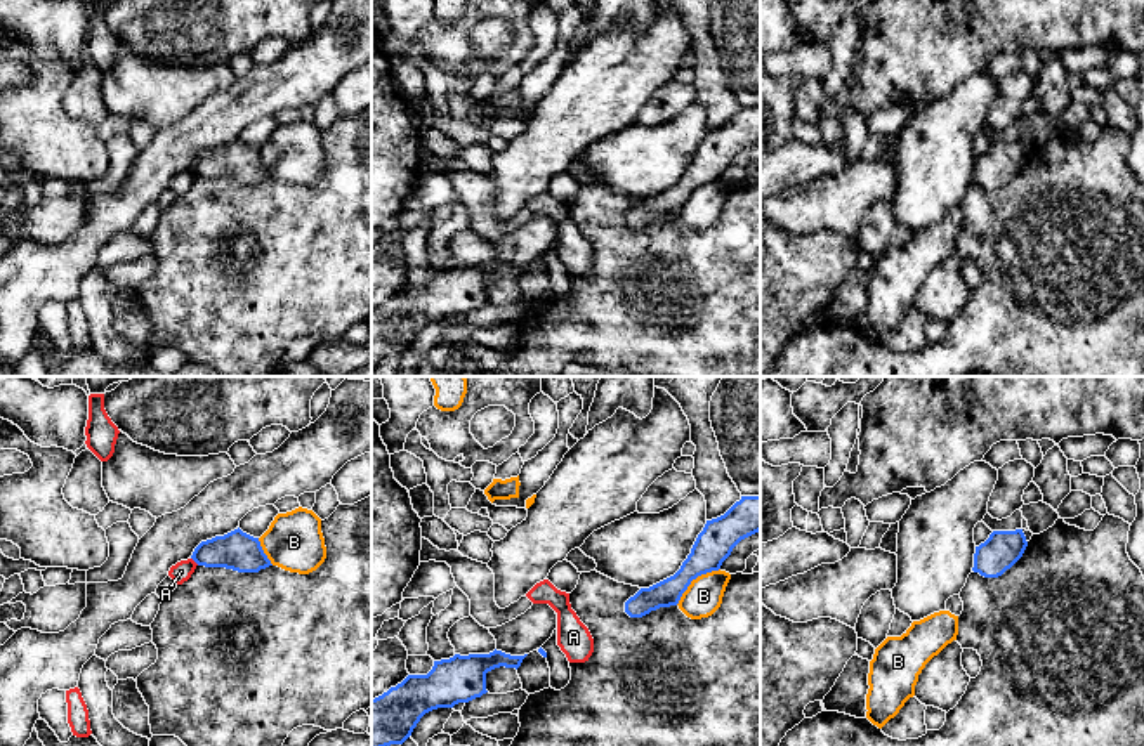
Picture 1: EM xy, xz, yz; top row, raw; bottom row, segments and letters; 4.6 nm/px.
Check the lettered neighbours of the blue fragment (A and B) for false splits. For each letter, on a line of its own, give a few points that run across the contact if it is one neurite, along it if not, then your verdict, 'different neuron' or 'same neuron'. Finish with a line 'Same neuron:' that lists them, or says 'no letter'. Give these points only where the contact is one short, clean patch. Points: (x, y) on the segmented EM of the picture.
A: line xy (191, 557), (198, 564); different neuron
B: line xz (719, 568), (698, 575), (676, 604); different neuron
Same neuron: no letter

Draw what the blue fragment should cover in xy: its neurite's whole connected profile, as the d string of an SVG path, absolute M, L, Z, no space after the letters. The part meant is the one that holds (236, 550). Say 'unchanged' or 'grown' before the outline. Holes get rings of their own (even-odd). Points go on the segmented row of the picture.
unchanged | M240 527L212 540L201 541L191 559L205 567L226 567L238 573L259 573L271 564L259 538L243 533Z

